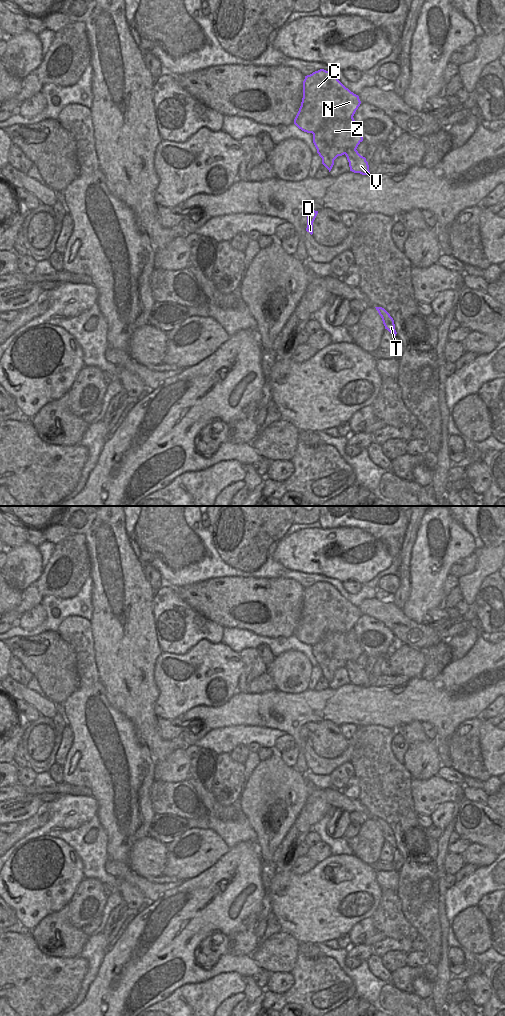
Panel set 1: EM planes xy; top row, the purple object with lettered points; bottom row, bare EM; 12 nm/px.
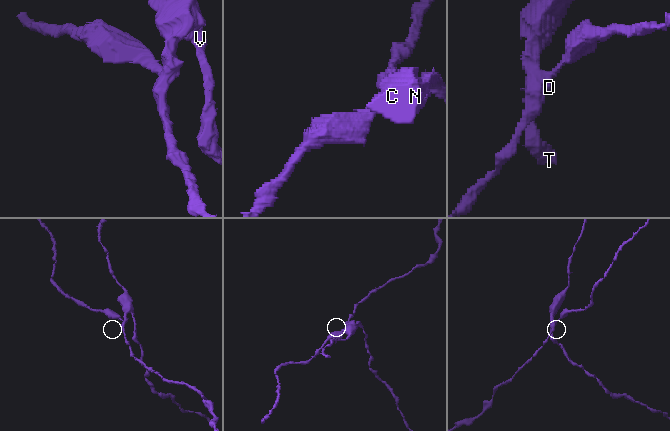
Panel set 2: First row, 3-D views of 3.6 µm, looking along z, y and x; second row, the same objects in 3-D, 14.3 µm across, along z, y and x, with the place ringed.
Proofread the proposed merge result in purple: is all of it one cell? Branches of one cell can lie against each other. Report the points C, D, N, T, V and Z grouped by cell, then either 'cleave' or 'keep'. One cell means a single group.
C N T V / D Z | cleave

